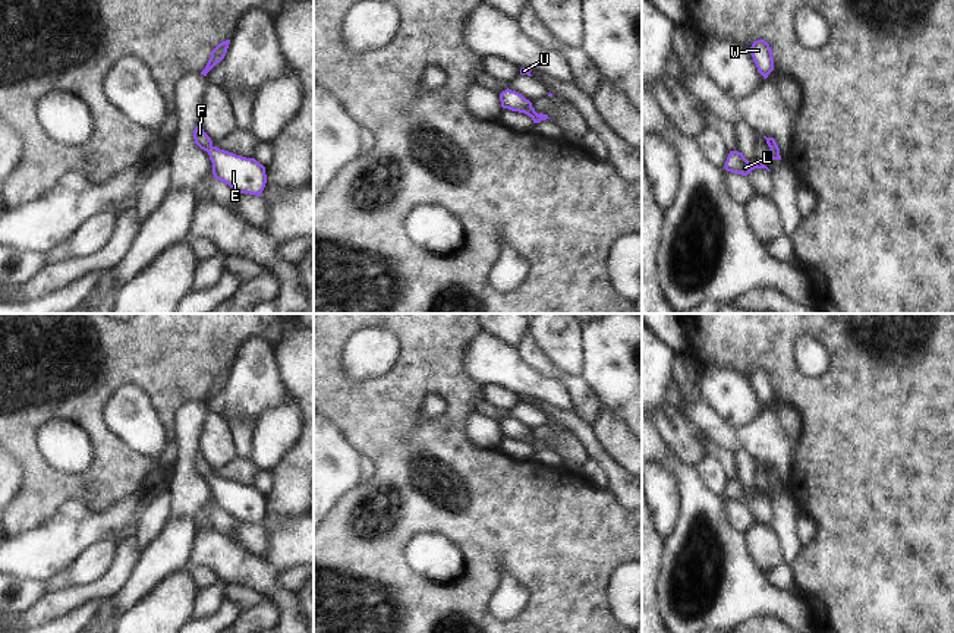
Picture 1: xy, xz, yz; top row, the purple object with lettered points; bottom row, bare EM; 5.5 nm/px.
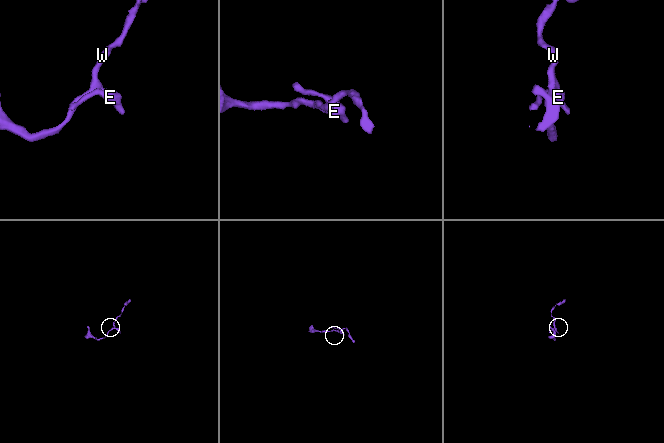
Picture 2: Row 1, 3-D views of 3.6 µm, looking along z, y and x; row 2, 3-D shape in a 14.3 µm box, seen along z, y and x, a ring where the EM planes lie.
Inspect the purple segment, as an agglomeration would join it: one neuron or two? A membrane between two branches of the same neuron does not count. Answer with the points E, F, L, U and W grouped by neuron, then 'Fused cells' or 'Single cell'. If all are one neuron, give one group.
Groups: E F L U W. Single cell

